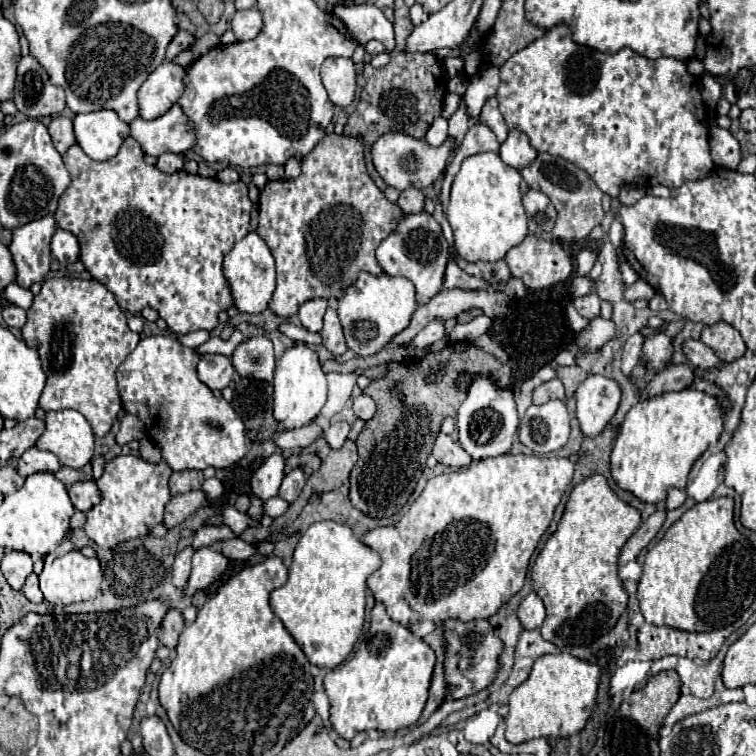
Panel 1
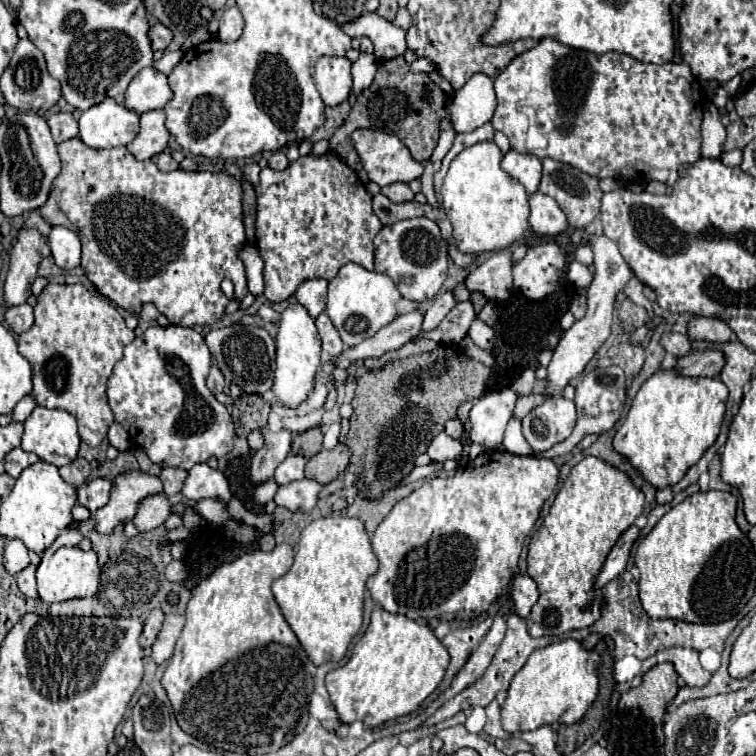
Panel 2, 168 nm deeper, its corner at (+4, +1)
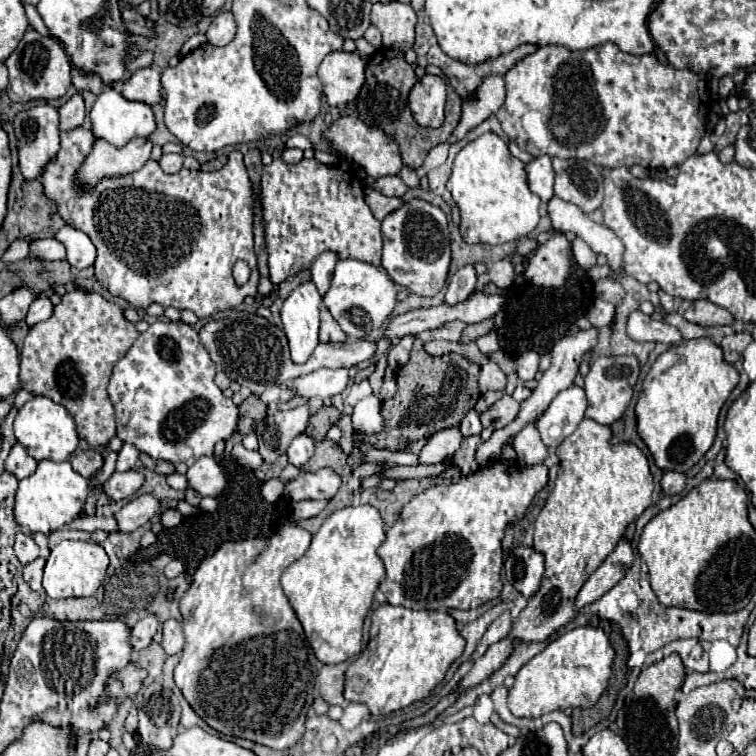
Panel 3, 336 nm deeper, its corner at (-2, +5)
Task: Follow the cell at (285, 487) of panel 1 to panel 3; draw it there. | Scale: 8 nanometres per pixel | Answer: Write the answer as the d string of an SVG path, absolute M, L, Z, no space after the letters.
M307 434L295 436L293 442L291 442L291 446L287 448L289 464L301 468L313 456L313 448L315 448L315 440L311 436L307 436Z

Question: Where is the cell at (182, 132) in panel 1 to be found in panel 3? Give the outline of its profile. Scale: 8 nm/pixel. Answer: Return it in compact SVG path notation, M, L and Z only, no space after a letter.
M97 138L91 152L75 172L75 188L91 190L103 178L123 176L139 170L149 160L151 146L151 140L137 138L137 142L129 142L129 146L115 148L109 146L105 140Z

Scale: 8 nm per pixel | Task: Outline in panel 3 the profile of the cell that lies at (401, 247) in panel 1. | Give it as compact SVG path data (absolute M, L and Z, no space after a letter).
M413 198L383 218L381 232L383 232L381 266L387 270L391 280L419 296L435 296L447 280L451 260L447 214L425 200Z

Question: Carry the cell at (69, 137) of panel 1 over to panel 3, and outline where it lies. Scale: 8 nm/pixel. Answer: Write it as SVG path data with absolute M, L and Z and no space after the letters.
M77 92L75 96L71 96L61 108L59 108L59 116L61 116L61 130L73 130L77 126L83 124L85 118L85 104L83 104L83 96Z

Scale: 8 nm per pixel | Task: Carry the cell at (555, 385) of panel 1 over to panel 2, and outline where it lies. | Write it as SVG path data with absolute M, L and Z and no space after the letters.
M529 394L529 396L523 396L517 400L517 406L515 406L515 416L517 418L523 418L525 414L529 414L535 406L539 406L541 402L545 402L547 398L551 398L551 394Z

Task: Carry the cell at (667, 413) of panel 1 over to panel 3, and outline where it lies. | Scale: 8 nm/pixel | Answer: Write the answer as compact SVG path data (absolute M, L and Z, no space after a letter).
M693 338L693 340L681 340L679 346L671 346L665 350L651 366L643 390L639 394L635 414L637 414L637 432L649 446L655 464L661 470L675 470L675 472L687 472L693 464L697 464L703 454L711 448L717 432L717 418L719 412L733 392L733 388L739 382L739 372L733 364L727 364L723 358L723 350L719 344L715 344L711 338Z

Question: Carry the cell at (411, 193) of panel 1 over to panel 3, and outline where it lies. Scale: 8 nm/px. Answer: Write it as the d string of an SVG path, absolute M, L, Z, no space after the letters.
M383 176L373 182L373 190L385 194L385 196L403 196L407 186L399 176Z

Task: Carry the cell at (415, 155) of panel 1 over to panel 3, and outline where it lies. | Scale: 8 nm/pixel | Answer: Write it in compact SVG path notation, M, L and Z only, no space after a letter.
M343 116L335 120L327 130L325 130L325 140L331 144L333 152L337 156L347 156L353 162L357 162L367 176L371 178L381 178L381 176L393 176L403 168L401 154L397 150L397 144L381 130L365 126L357 116Z

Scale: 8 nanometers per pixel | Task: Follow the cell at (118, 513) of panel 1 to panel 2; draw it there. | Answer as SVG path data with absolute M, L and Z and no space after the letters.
M141 470L121 472L113 480L109 502L91 514L93 526L99 534L111 534L119 524L135 518L139 504L153 494L161 494L163 484L157 476Z

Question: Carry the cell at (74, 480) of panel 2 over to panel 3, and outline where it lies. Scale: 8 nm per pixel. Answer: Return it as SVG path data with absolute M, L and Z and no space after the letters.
M87 450L87 452L73 454L69 462L71 462L73 470L77 470L83 478L93 478L97 474L97 470L101 470L105 458L101 456L101 450Z

